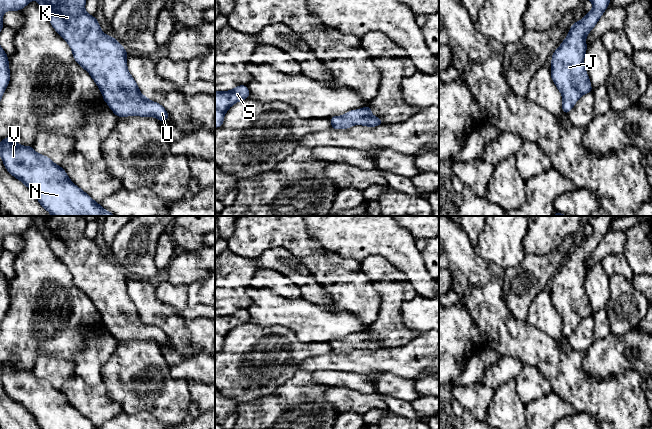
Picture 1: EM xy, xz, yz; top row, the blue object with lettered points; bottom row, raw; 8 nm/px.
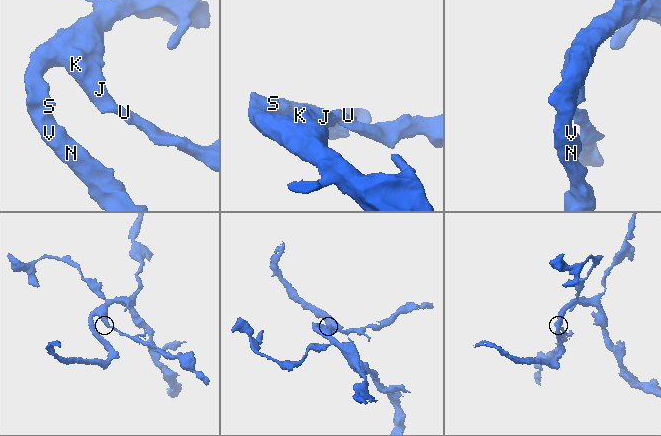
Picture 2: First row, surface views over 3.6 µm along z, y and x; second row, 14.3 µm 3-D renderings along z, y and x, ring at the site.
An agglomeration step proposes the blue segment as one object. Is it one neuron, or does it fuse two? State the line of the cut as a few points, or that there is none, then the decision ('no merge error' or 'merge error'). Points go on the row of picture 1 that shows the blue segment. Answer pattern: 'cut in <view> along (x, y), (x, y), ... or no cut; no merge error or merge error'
no cut; no merge error

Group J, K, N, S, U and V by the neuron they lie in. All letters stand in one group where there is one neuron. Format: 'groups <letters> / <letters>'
groups J K N S U V

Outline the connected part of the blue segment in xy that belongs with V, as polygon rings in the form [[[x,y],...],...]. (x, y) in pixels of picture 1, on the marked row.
[[[9,136],[0,143],[7,171],[27,186],[52,216],[115,216],[76,186],[64,169]]]

